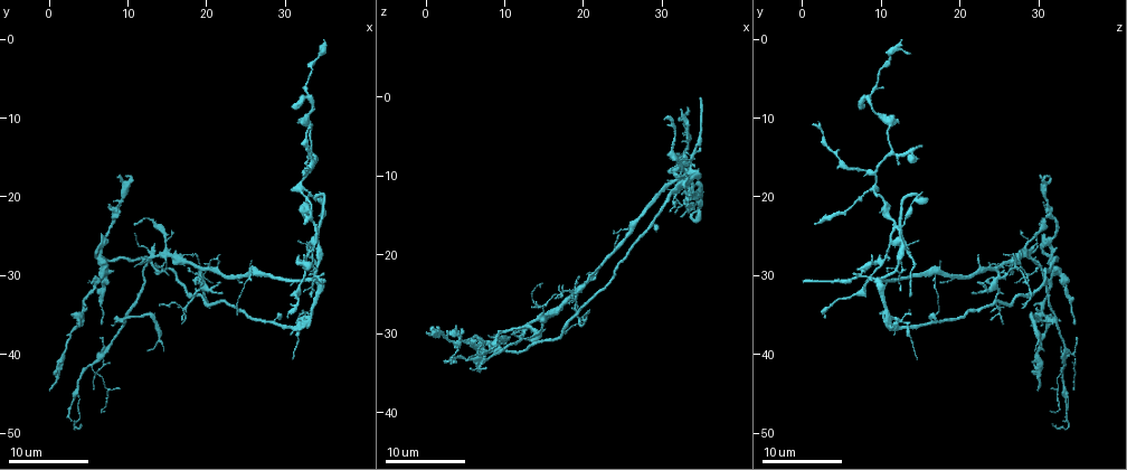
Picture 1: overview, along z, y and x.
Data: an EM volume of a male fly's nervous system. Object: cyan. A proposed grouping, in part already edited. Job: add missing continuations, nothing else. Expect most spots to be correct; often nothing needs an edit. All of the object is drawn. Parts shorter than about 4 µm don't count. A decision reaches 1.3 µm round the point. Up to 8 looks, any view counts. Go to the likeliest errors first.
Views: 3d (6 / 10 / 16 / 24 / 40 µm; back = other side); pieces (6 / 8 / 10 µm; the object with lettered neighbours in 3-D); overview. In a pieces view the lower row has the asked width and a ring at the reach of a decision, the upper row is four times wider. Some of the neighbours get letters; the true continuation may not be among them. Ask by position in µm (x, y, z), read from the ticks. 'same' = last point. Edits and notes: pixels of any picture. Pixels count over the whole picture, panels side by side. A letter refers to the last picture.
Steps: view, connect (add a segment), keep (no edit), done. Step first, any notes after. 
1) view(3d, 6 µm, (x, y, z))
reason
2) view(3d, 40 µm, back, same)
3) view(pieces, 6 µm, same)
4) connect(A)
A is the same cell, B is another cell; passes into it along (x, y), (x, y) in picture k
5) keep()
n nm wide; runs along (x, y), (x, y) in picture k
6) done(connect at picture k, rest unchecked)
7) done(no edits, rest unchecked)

view(3d, 10 µm, (0.0, 44.0, 30.0))
long arm stops here

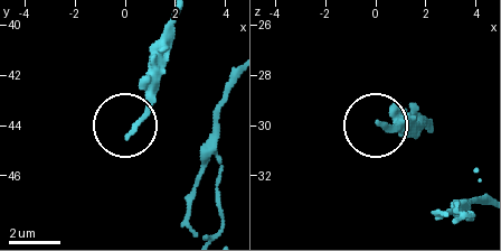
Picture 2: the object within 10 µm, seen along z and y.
view(pieces, 10 µm, (0.1, 44.4, 29.9))

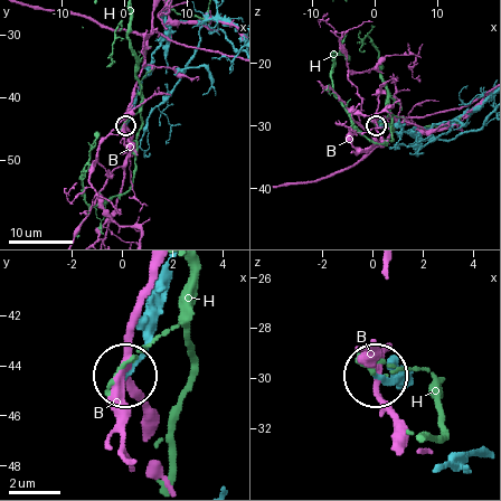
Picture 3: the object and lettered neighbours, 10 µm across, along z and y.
keep()
B and H are other cells; runs along (173, 270), (152, 340), (124, 370) in picture 3; none of them fits

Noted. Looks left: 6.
view(pieces, 6 µm, (33.5, 10.5, 1.5))
free end

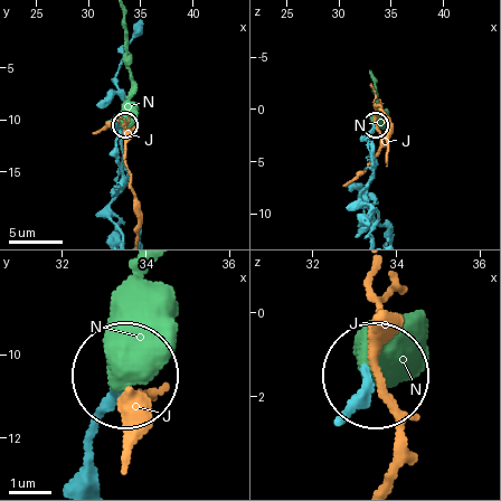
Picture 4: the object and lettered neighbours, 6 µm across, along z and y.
keep()
J and N are other cells; none of them fits

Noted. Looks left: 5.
view(pieces, 10 µm, (33.5, 32.5, 14.0))
branch stops here

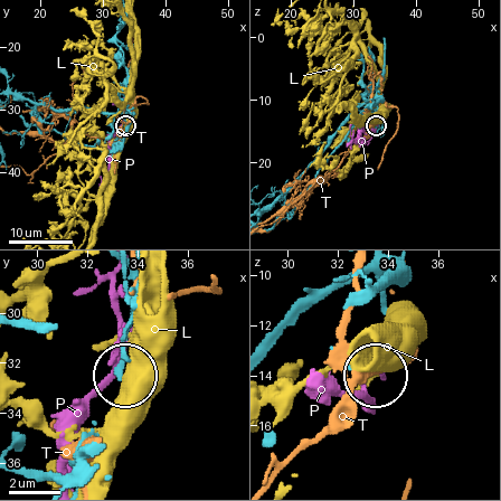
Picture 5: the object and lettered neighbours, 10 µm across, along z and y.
keep()
210 nm wide; L, P and T are other cells; no lettered segment goes on from it

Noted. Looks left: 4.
view(pieces, 6 µm, (32.5, 23.5, 1.5))
branch stops here

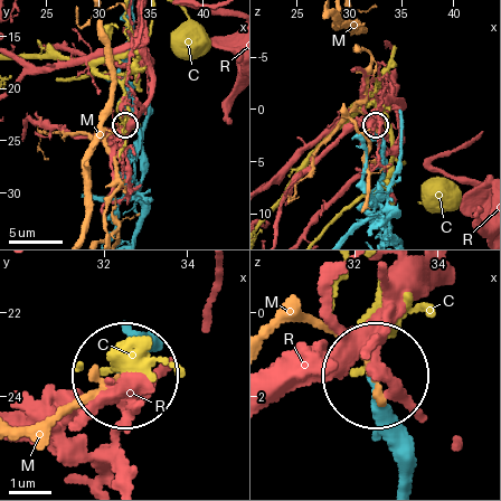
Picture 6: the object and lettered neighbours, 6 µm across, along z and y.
keep()
C, M and R are other cells; none of them fits

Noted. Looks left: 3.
done(no edits, rest unchecked)

